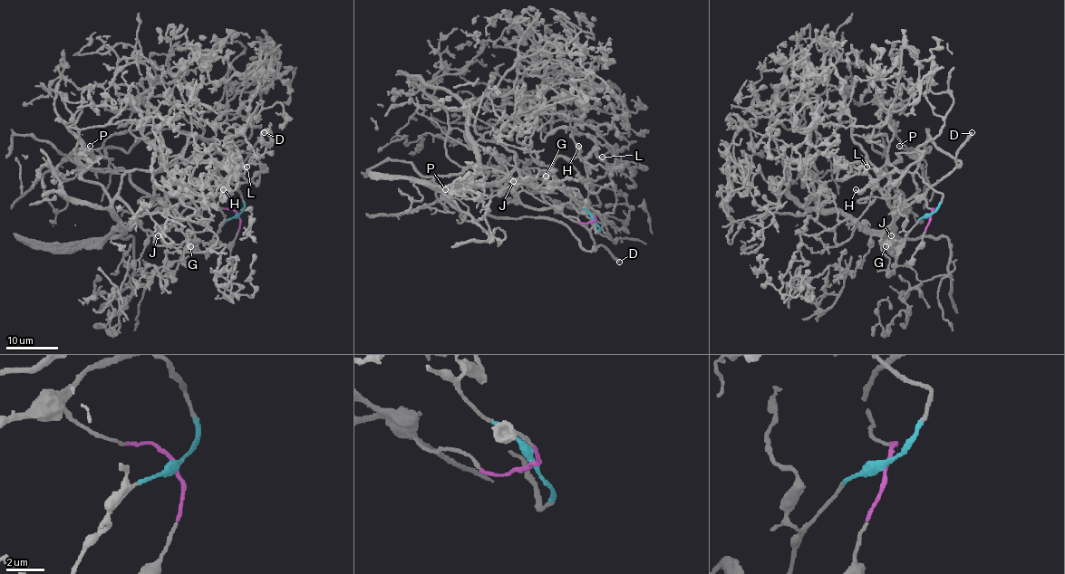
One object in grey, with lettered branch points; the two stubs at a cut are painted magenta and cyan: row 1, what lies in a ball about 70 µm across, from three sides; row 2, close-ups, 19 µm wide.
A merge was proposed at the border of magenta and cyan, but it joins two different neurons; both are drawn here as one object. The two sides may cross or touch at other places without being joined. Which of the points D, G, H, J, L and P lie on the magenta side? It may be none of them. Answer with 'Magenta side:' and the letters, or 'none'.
Magenta side: D, J, P

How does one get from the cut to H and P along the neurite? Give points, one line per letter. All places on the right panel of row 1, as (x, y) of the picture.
H: (931, 215), (942, 196), (916, 172), (918, 148), (924, 155), (893, 182), (903, 175), (892, 170), (856, 189)
P: (931, 215), (924, 196), (961, 163), (933, 142), (927, 129), (928, 152), (930, 147), (922, 157), (898, 146)

